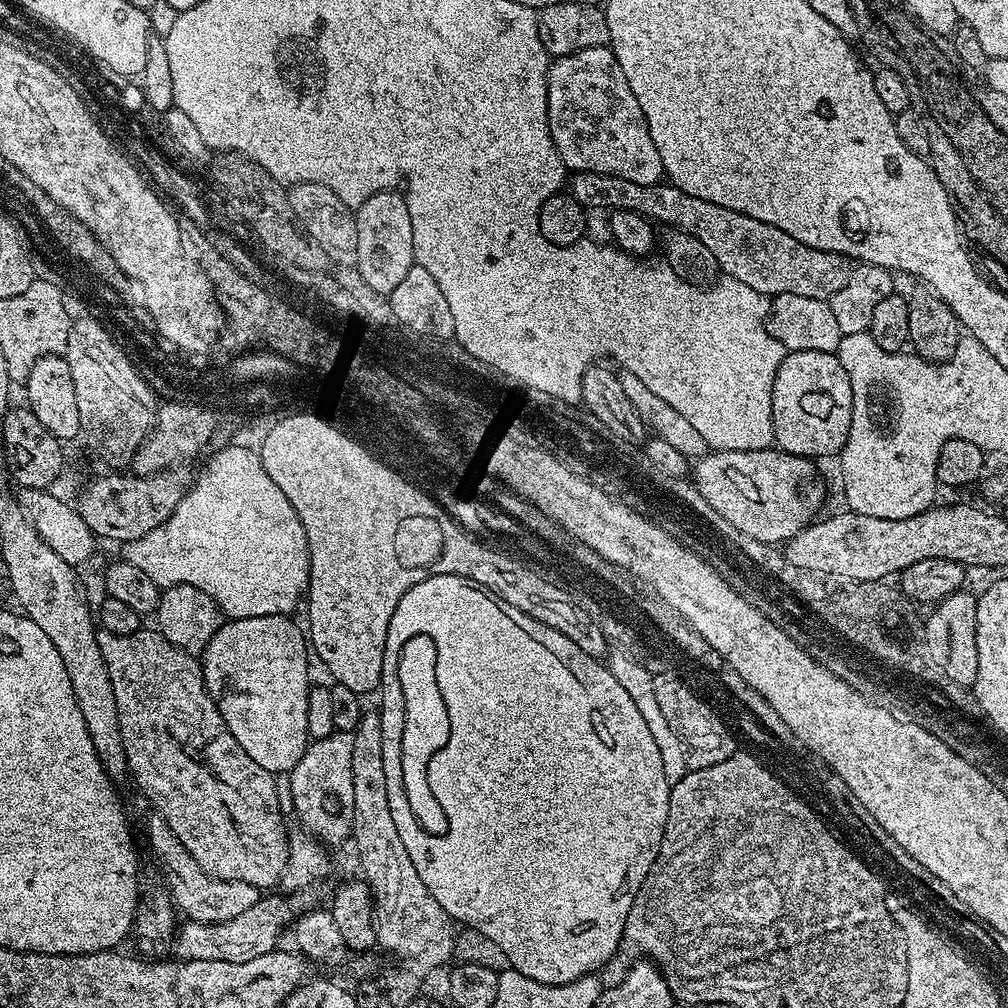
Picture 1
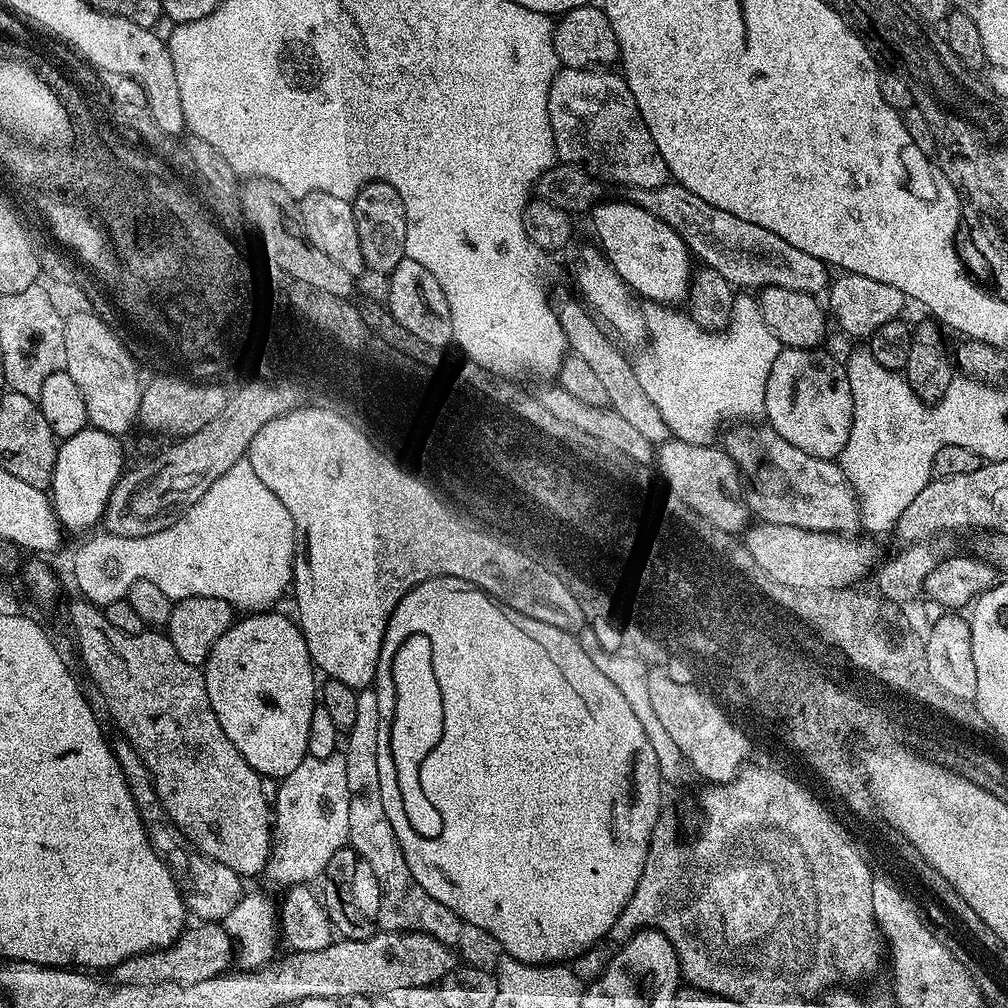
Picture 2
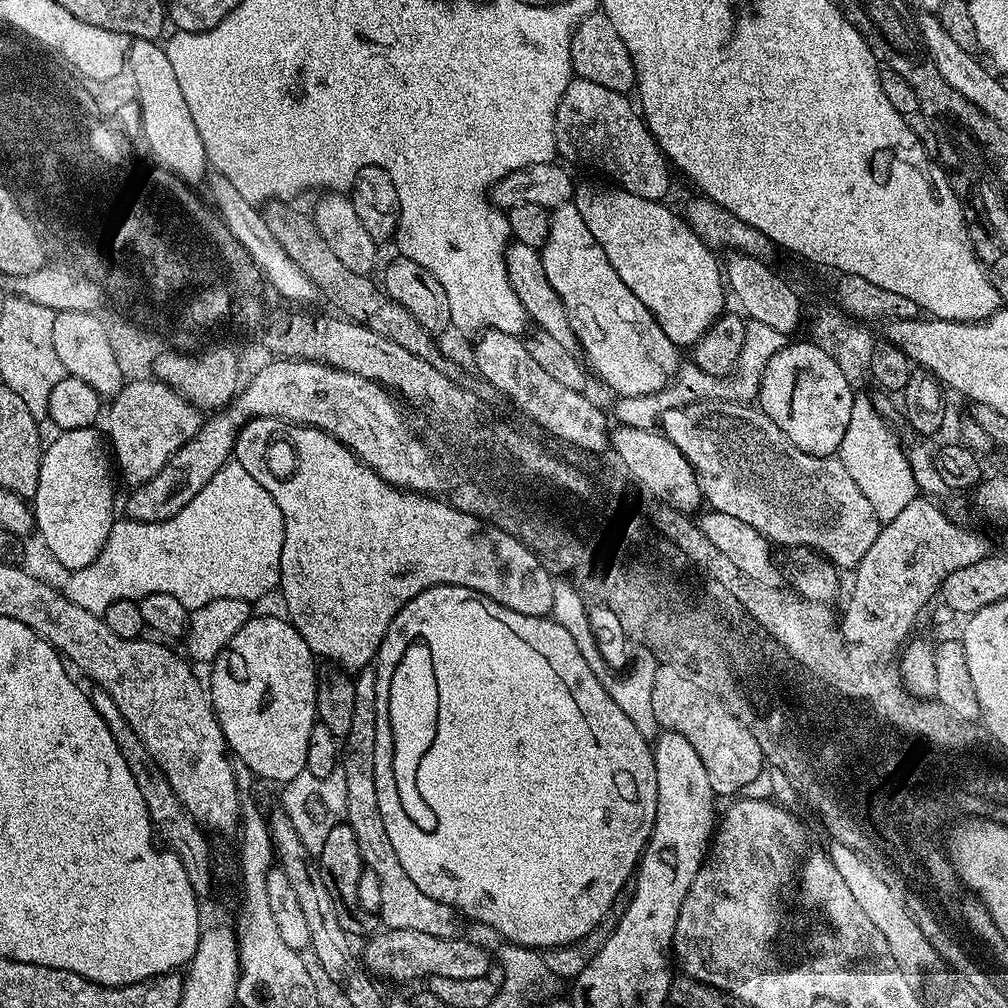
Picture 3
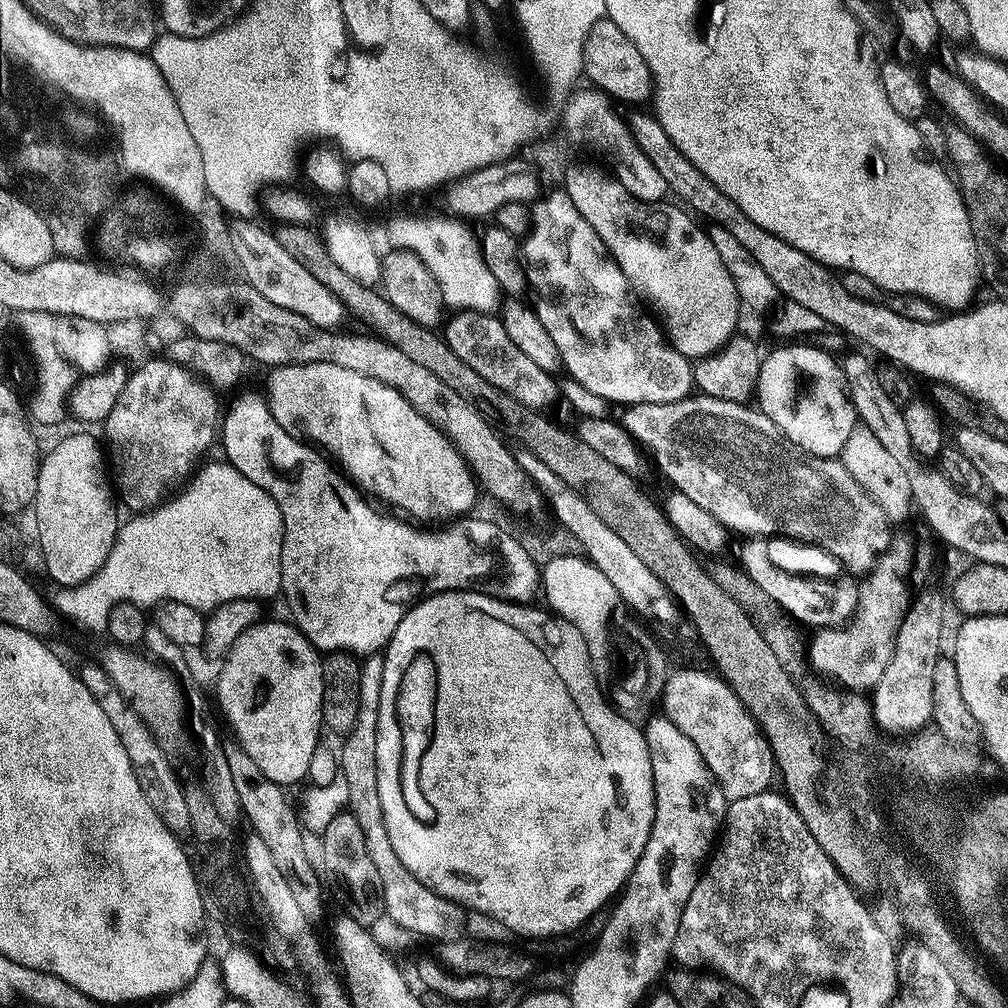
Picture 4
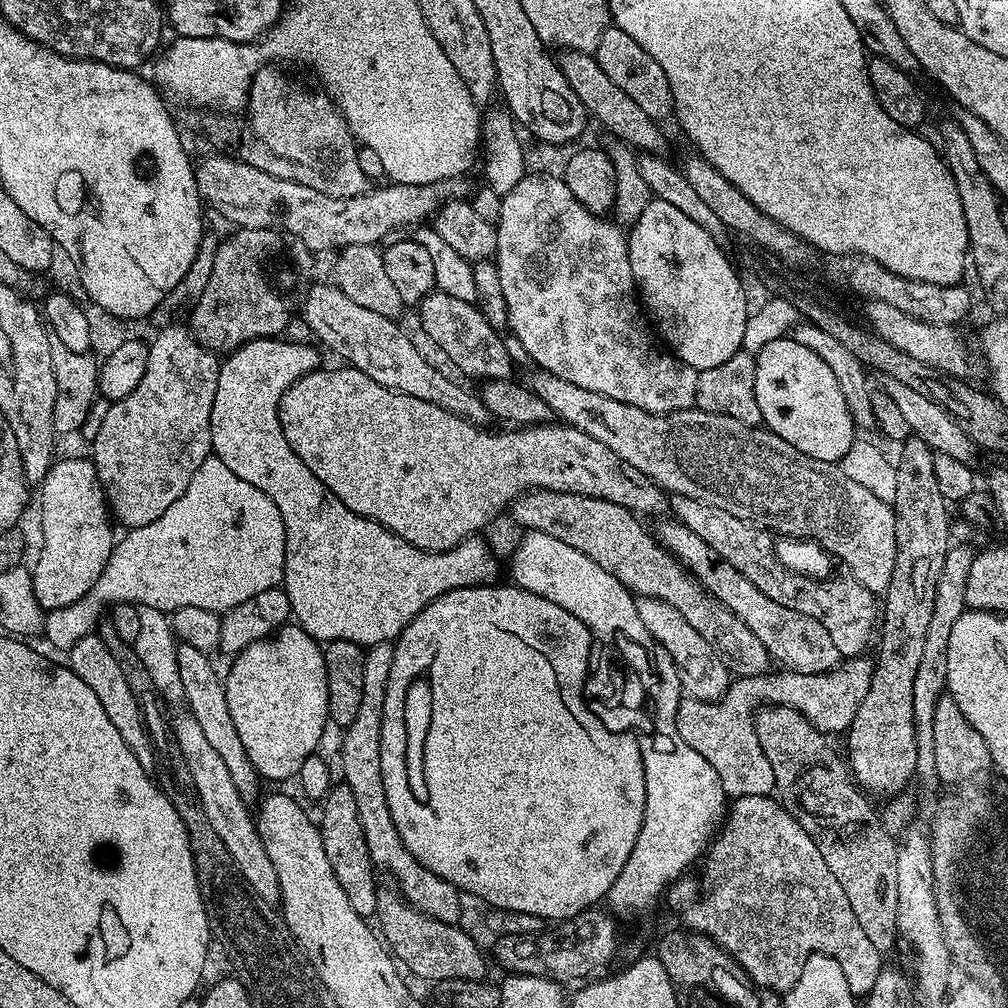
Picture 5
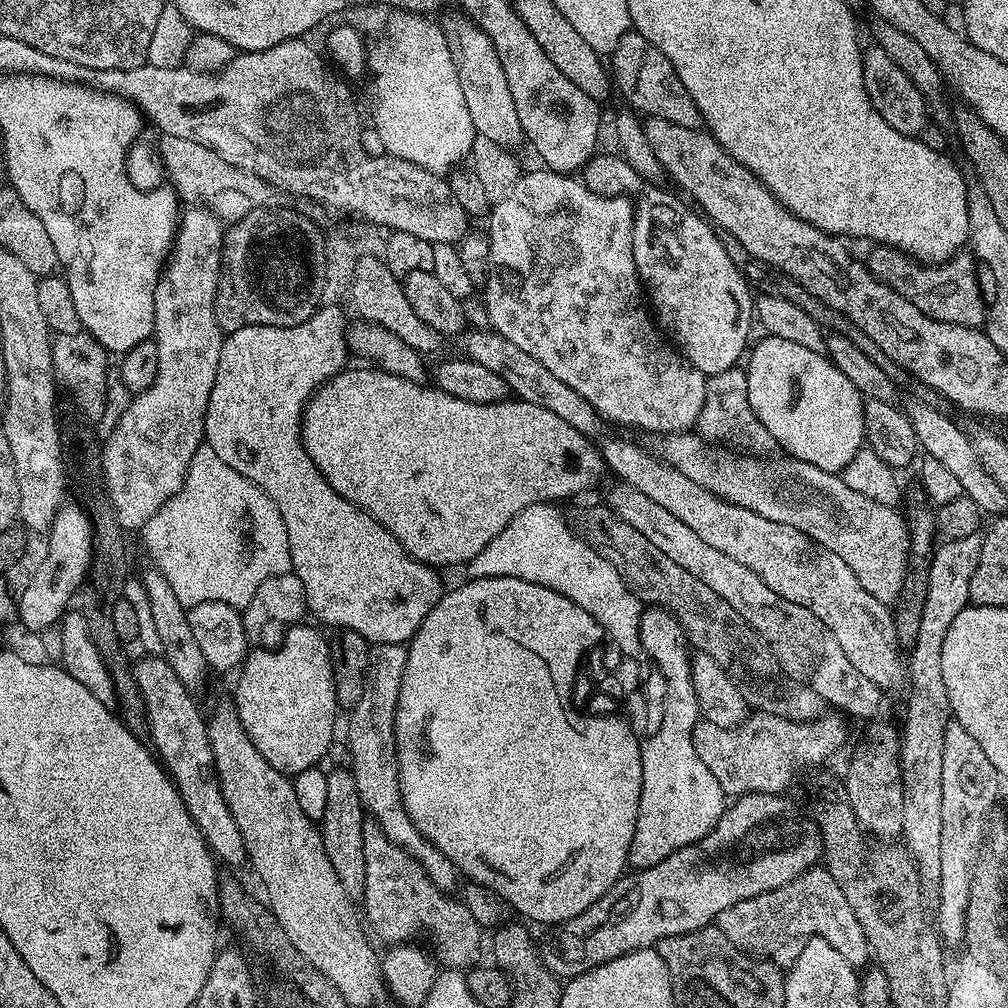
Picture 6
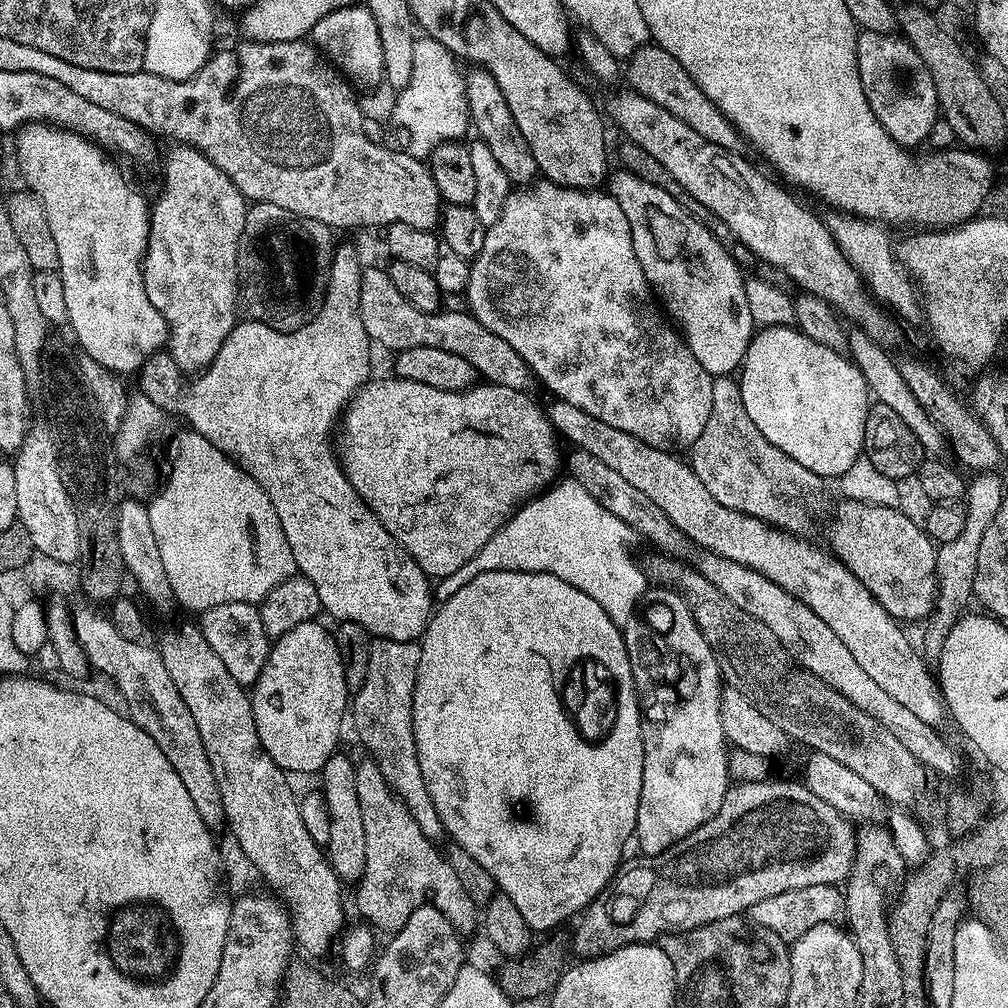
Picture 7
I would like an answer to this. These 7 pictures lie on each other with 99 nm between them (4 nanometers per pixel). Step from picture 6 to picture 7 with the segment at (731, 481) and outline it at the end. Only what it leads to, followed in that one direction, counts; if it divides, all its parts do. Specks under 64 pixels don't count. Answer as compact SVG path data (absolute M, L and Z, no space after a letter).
M844 500L836 508L836 521L832 524L831 551L840 563L847 566L870 590L870 594L889 612L893 620L920 620L932 615L936 602L936 549L934 541L924 533L923 527L900 512L899 507L887 508L863 504L857 500Z

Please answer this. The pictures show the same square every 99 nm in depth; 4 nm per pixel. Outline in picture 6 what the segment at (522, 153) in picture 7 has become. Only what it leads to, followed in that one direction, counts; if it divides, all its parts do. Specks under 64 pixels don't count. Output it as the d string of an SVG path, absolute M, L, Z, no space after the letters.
M452 10L442 20L442 27L454 70L458 70L462 98L466 98L466 110L470 110L470 122L476 134L482 138L490 138L490 142L498 142L498 146L503 148L519 149L519 144L525 143L522 122L518 122L518 110L514 110L510 82L506 82L506 70L502 70L502 62L498 58L498 50L494 50L494 42L490 42L487 34L459 10Z

